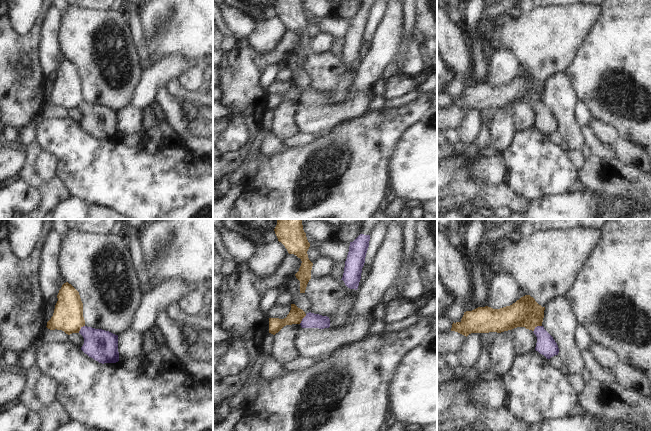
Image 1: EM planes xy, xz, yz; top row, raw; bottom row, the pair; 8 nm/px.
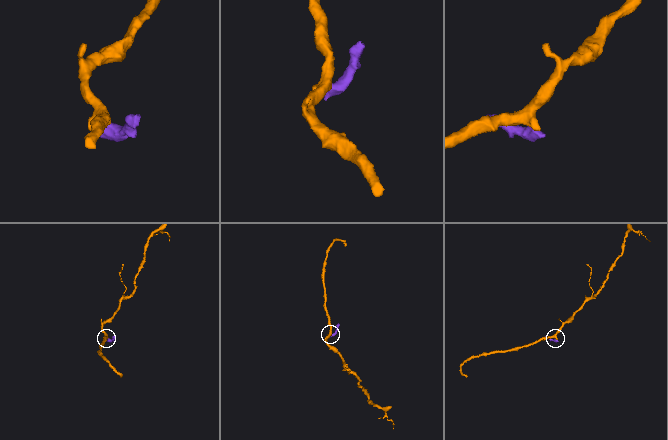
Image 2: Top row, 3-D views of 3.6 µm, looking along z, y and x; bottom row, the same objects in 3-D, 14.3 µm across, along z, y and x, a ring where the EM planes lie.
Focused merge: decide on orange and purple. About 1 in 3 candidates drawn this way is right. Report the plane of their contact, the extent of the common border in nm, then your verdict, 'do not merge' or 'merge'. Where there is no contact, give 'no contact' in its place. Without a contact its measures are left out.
yz | 90 nm | do not merge

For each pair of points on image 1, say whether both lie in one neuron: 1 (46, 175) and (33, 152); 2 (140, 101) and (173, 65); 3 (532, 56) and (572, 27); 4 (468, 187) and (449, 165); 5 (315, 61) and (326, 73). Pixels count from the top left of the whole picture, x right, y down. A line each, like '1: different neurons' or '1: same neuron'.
1: different neurons
2: same neuron
3: same neuron
4: different neurons
5: same neuron

